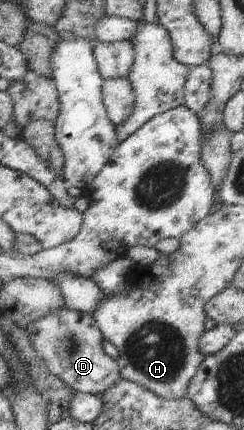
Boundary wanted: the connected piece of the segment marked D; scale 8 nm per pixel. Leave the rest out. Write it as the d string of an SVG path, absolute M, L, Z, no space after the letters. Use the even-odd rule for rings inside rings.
M65 306L24 328L33 349L43 359L47 369L73 392L100 396L121 379L119 365L105 354L102 348L103 334L89 313L79 313Z

